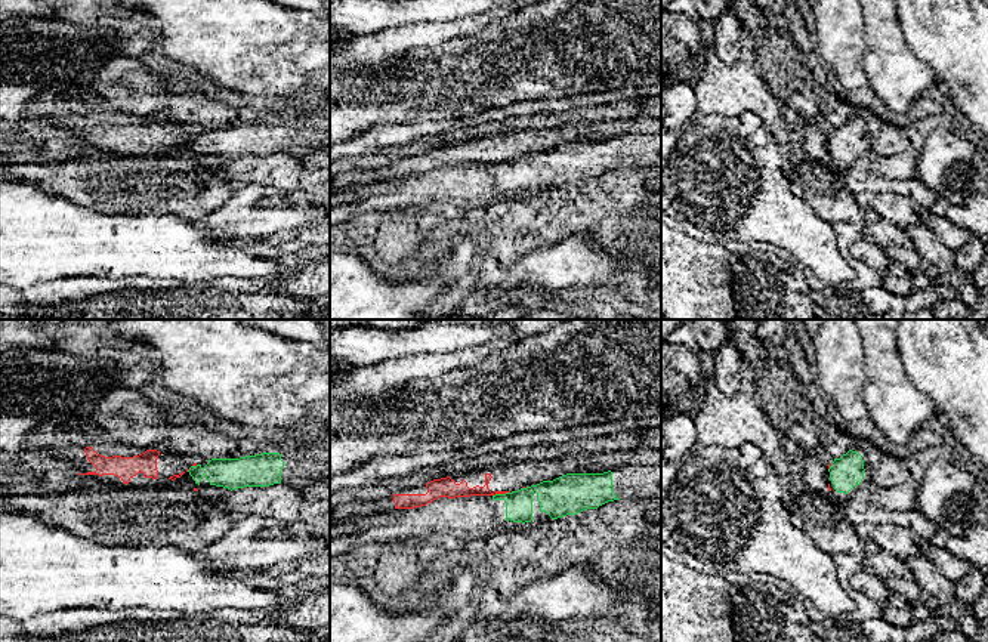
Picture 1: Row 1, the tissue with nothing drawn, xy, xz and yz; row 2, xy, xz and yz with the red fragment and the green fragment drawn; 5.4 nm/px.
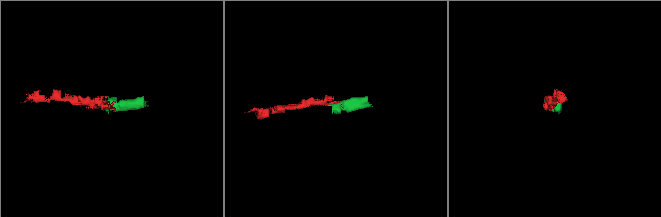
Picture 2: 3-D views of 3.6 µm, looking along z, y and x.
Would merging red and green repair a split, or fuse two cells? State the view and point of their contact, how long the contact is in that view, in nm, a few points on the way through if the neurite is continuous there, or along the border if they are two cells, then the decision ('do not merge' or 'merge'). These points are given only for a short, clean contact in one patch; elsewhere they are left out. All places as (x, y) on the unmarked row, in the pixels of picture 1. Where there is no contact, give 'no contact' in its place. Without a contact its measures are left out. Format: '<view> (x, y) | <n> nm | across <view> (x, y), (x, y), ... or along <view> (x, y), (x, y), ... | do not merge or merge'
xz (500, 161) | 100 nm | along xz (509, 160), (493, 164) | do not merge

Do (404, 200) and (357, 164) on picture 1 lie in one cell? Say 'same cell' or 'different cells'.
different cells

